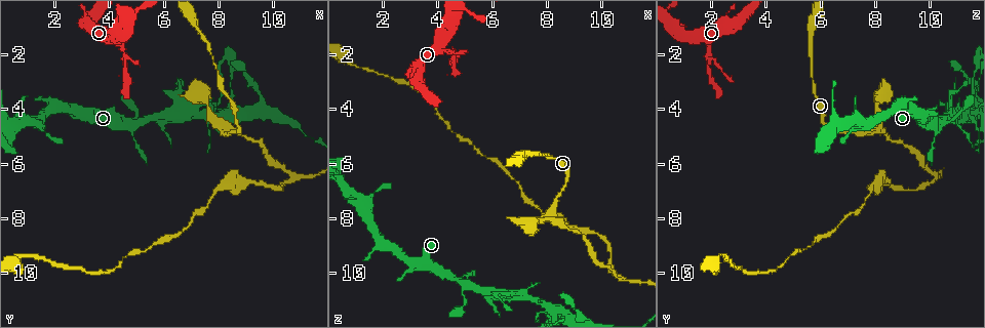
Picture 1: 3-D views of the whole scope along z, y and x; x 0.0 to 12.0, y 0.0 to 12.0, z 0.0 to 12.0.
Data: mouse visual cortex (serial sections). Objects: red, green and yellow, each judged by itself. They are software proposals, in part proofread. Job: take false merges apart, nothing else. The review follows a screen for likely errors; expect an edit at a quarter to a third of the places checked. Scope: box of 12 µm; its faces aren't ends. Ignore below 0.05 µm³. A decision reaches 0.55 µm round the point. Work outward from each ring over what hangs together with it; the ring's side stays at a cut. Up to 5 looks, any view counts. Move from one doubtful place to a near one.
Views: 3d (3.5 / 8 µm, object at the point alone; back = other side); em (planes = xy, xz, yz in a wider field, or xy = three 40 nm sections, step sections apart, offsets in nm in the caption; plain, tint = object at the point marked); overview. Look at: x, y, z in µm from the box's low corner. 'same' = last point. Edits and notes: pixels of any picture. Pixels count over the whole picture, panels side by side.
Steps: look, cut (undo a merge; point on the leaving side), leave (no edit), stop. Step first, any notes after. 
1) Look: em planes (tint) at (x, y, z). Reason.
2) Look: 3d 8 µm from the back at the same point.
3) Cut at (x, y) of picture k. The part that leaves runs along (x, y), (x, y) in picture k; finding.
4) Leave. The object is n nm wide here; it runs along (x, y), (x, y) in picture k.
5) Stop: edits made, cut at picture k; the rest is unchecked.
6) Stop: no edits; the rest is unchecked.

Look: 3d 3.5 µm from the back at (8.7, 4.8, 6.3). Abrupt turn.

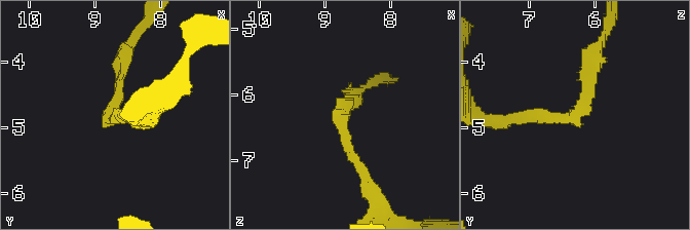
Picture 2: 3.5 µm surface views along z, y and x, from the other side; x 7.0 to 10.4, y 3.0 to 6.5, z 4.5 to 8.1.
Look: em xy step 5 (tint) at (8.75, 4.85, 6.30). Now the EM.

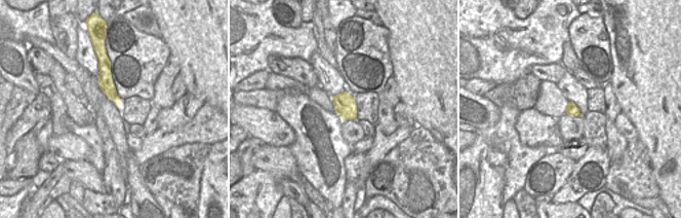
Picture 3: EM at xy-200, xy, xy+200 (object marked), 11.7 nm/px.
Leave. It runs along (592, 56), (569, 119), (514, 119) in picture 2; continuous, no second cell.

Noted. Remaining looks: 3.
Look: 3d 8 µm from the back at (4.5, 2.0, 1.9). Thin neck.

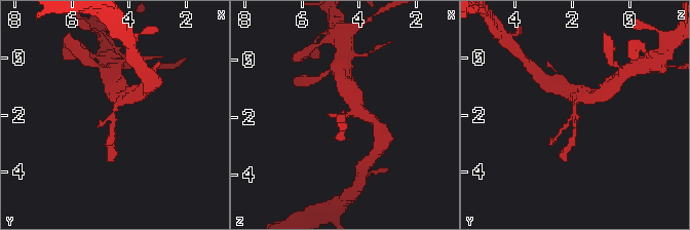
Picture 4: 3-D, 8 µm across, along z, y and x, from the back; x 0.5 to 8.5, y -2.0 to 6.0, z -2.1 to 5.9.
Look: 3d 3.5 µm at (4.6, 2.1, 1.9).

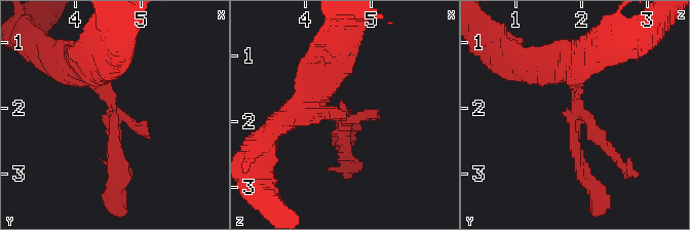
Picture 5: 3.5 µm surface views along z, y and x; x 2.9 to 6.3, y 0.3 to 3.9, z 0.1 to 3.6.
Cut at (374, 117) of picture 5. The part that leaves runs along (110, 105), (120, 158), (113, 196) in picture 5; a second cell is stuck on.

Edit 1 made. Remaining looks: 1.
Stop: edits made, cut at picture 5; the rest is unchecked.

